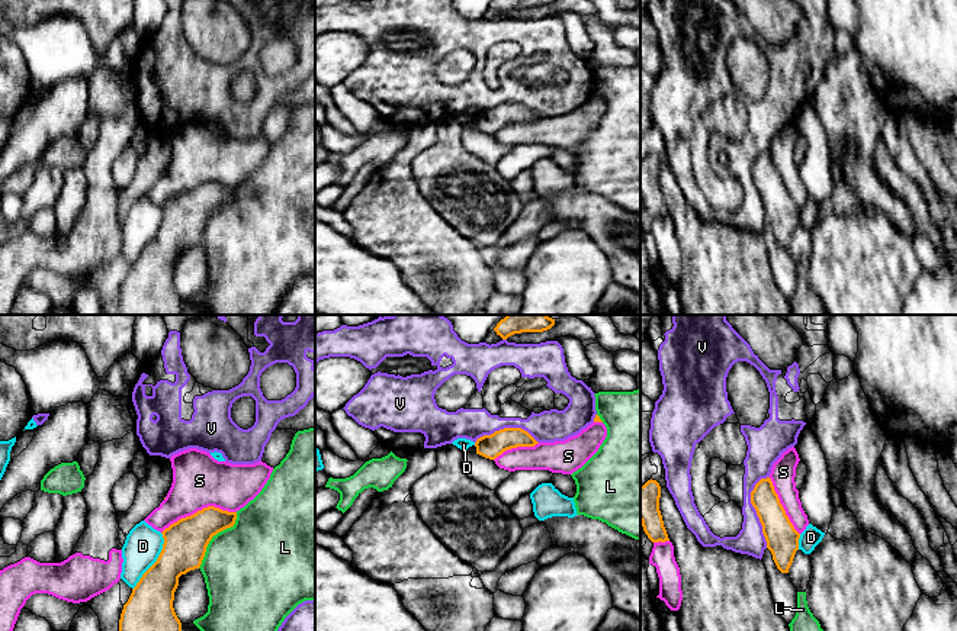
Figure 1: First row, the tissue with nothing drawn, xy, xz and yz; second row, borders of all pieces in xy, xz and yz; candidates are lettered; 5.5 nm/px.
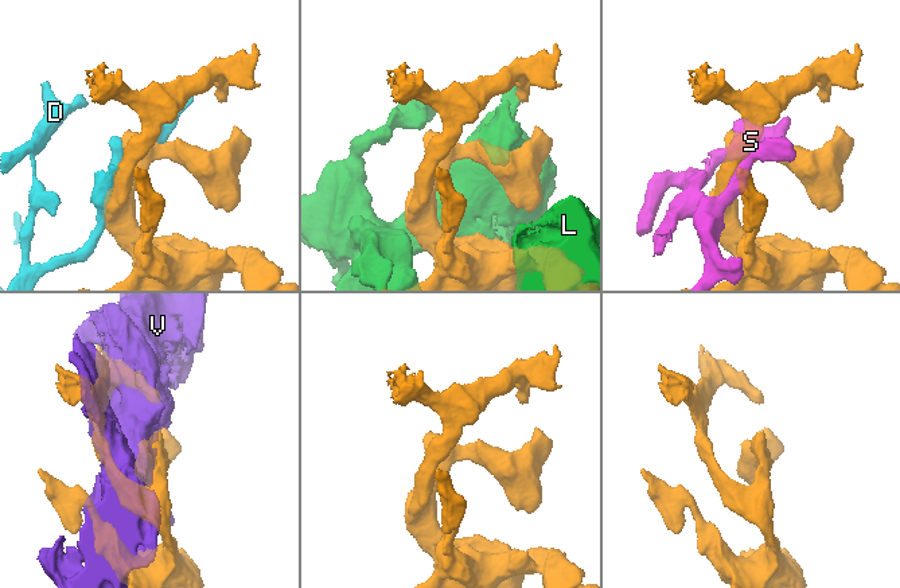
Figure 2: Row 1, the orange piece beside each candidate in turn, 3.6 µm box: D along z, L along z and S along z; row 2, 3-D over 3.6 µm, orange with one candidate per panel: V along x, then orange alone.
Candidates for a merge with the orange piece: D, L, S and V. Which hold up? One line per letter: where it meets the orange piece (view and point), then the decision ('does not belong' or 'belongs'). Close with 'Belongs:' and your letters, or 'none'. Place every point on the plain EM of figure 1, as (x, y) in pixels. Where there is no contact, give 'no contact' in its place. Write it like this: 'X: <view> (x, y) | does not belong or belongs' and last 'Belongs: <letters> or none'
D: xy (156, 237) | does not belong
L: xy (212, 211) | does not belong
S: xy (198, 186) | does not belong
V: yz (755, 184) | does not belong
Belongs: none

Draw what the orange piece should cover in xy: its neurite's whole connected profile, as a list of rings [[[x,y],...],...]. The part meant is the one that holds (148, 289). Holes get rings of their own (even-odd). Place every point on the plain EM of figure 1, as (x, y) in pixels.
[[[208,181],[161,207],[163,225],[123,280],[118,315],[182,313],[182,297],[173,283],[179,252],[200,242],[212,212],[234,202],[235,194],[237,187]]]

